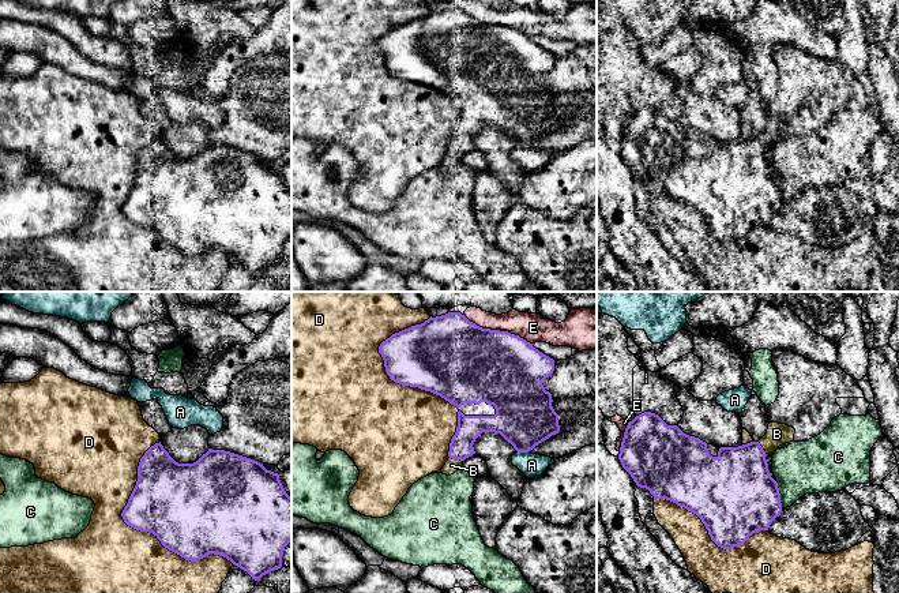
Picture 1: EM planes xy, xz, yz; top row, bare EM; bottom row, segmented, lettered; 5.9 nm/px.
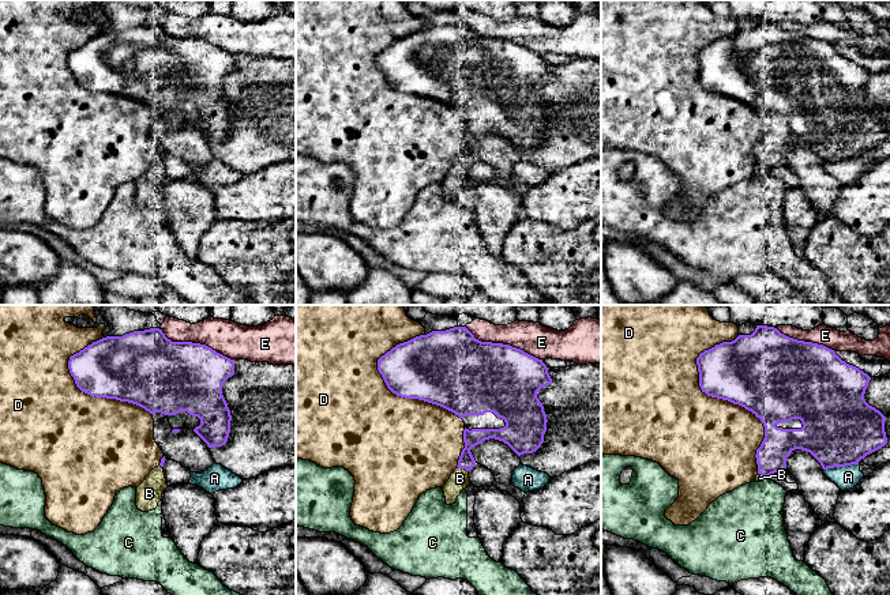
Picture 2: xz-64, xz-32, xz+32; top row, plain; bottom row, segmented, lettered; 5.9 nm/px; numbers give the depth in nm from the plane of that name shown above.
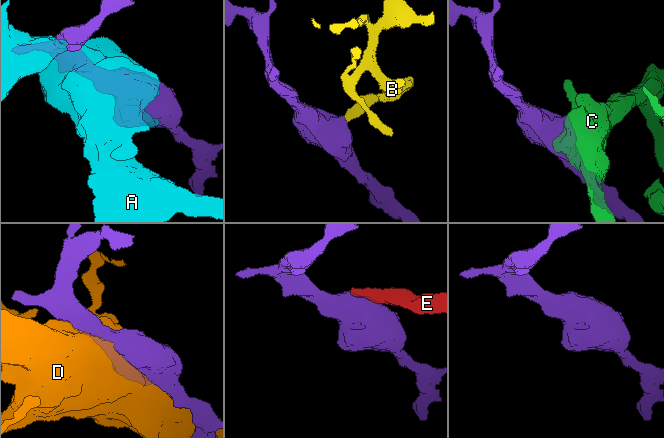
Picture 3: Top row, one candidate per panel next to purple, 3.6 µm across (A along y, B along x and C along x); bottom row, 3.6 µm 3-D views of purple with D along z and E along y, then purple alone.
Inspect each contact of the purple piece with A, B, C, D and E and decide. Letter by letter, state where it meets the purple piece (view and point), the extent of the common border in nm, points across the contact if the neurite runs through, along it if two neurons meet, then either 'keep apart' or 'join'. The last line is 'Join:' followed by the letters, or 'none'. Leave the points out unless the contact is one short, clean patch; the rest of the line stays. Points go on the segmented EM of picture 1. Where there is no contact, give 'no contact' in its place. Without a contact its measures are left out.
A: contact xz (522, 451); length 70 nm; keep apart
B: contact xz (456, 458); length 80 nm; join
C: contact yz (779, 495); length 170 nm; keep apart
D: contact xz (406, 385); length 850 nm; keep apart
E: contact xz (497, 330); length 440 nm; keep apart
Join: B

